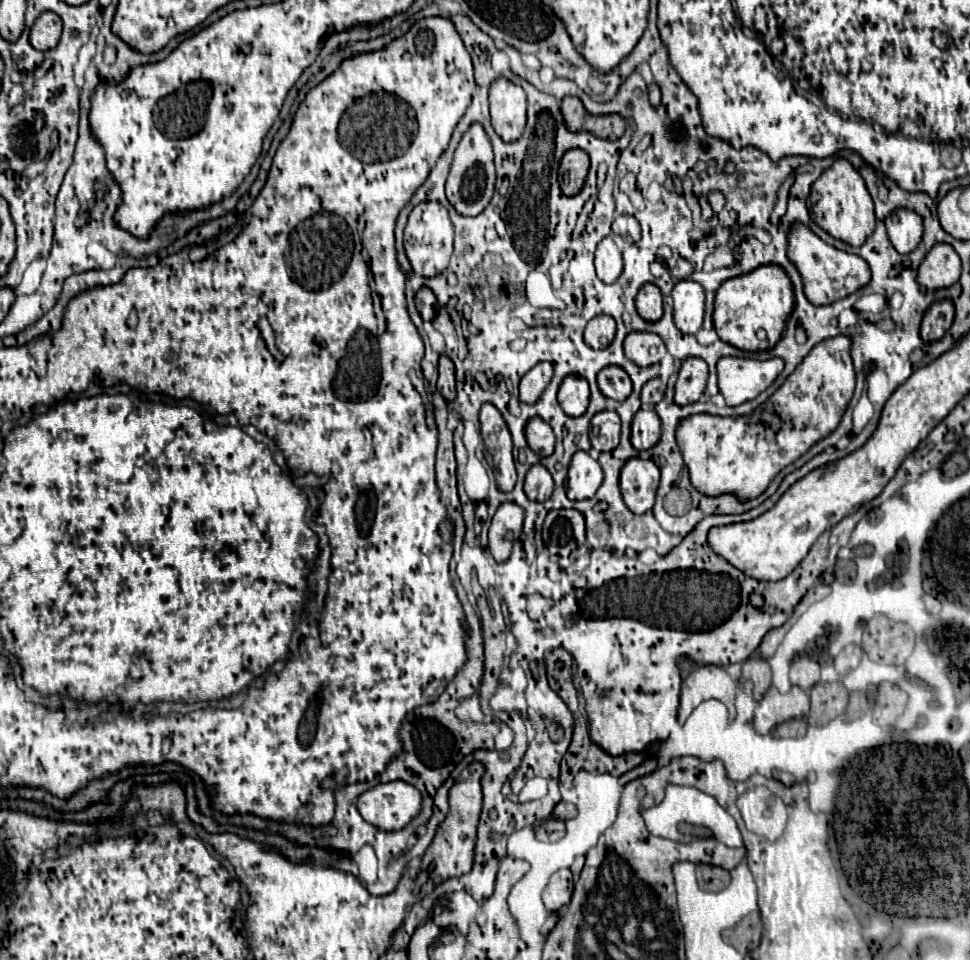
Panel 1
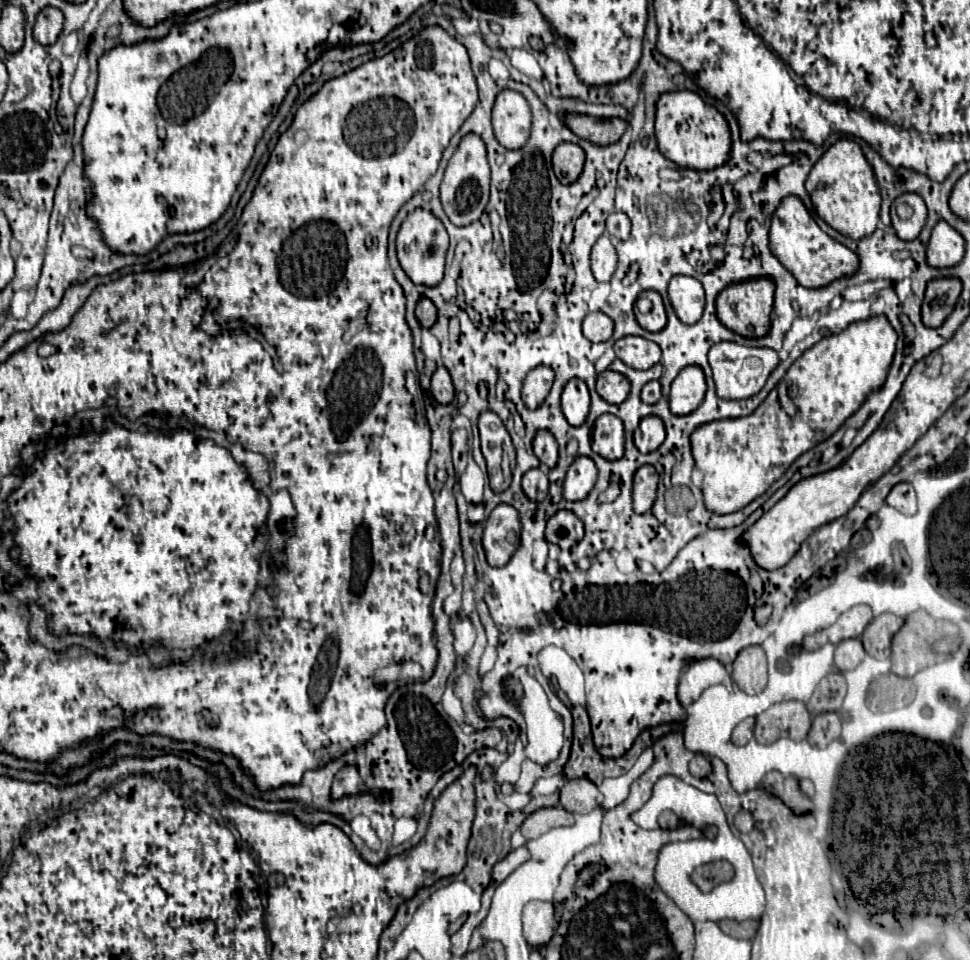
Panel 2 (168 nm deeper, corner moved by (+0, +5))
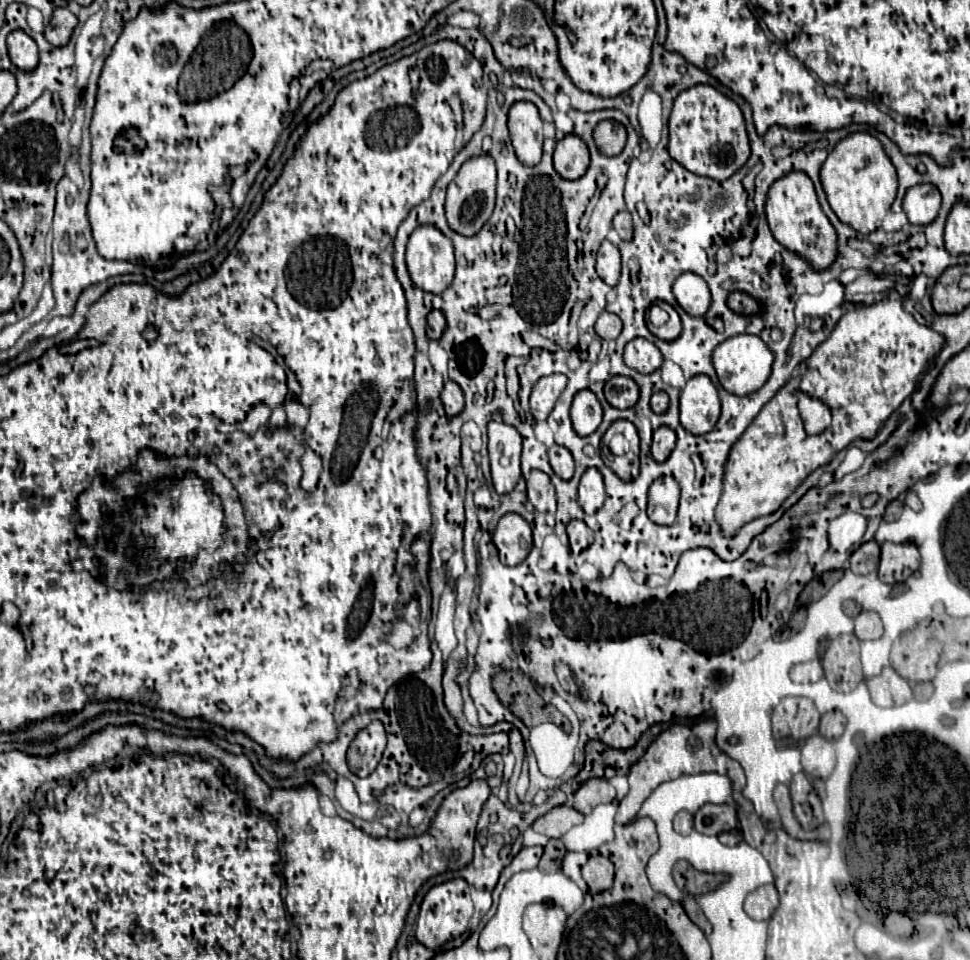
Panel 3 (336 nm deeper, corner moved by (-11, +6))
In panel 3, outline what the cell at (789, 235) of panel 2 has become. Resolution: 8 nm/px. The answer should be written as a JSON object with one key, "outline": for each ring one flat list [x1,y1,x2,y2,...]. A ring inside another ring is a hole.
{"outline":[[801,171,785,175,783,179,775,181,769,189,767,205,765,205,767,221,771,227,773,237,791,253,805,259,815,271,825,271,837,259,837,231,829,223,827,215,821,211,813,183]]}

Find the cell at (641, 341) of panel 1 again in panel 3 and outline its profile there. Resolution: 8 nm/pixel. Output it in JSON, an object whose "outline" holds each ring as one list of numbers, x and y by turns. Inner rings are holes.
{"outline":[[637,337,625,345,625,363,639,373,653,373,661,367,663,355,651,341]]}

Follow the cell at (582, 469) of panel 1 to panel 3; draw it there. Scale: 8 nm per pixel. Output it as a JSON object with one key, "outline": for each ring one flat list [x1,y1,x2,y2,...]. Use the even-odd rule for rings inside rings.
{"outline":[[591,467,583,473,579,483,579,505,585,513,595,513,599,507,603,507,605,501,605,487,601,473]]}

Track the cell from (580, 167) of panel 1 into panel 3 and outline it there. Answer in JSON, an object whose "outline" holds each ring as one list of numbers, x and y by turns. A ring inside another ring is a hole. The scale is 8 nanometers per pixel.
{"outline":[[577,135,563,137,555,147,555,169,563,179,579,179,589,167,589,149]]}

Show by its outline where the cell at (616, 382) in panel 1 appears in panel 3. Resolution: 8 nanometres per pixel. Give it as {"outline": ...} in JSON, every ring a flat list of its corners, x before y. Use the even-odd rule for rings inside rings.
{"outline":[[615,375,605,383,605,397,617,409,629,409,639,399,639,387,631,377]]}

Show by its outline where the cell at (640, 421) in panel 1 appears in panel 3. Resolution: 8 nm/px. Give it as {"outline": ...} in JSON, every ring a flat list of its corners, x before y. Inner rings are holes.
{"outline":[[661,425,659,429,653,431,653,443,651,443,651,455,655,457,655,461,665,461,669,457,669,453,675,447,675,431,671,427]]}

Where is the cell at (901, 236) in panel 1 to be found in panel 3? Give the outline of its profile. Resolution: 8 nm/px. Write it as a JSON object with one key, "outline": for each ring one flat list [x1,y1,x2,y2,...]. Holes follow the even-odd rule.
{"outline":[[929,183,911,187,903,199,903,211,907,213,907,219,913,225,933,223,939,213,939,207,941,207,941,195,937,187]]}

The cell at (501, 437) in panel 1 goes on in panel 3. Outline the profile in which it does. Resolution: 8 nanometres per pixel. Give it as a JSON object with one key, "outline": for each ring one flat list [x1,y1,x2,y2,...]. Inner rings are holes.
{"outline":[[491,421,487,429,493,487,497,493,511,493,521,477,521,435,503,421]]}

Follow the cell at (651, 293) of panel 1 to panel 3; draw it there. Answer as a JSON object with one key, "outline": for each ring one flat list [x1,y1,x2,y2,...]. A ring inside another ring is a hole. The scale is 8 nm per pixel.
{"outline":[[657,301,657,305,669,313,669,321,667,321,665,325,661,325,661,327,655,327,655,325,651,325,651,323,647,321,649,331,651,331,655,337,663,339,663,341,673,341,673,339,677,339,679,333,681,333,681,319,679,319,677,311,675,311,669,303,665,303,665,301]]}

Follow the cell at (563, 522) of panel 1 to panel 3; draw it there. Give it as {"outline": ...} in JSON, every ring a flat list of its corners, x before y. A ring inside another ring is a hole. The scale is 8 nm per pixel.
{"outline":[[569,521,567,525,567,535,569,535,569,543,571,543,571,551,579,553,583,549,587,549,593,541,593,531,585,525,585,521]]}

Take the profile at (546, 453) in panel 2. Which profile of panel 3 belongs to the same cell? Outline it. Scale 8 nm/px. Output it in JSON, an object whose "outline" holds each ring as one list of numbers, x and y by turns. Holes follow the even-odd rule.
{"outline":[[557,443,551,445,549,447,549,463,561,479,571,479,571,475,573,475,573,457,571,457,567,447,557,445]]}

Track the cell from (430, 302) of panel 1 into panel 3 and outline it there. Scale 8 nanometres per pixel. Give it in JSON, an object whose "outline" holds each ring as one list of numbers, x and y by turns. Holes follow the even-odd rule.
{"outline":[[433,309,433,311,427,315,427,335,429,335,429,339,439,339,445,327,445,315,443,315,439,309]]}

